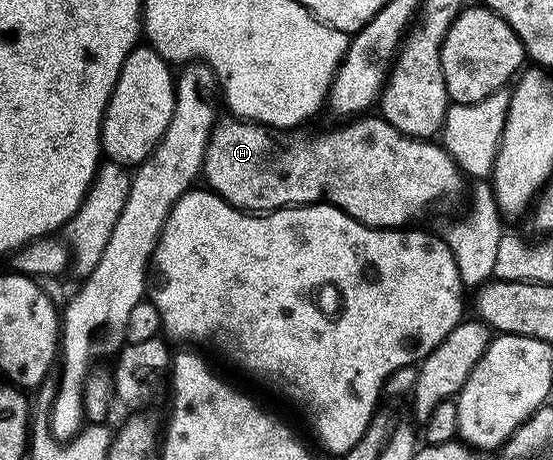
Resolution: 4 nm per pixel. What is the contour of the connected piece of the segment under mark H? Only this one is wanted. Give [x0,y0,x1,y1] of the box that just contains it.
[202,114,464,230]

